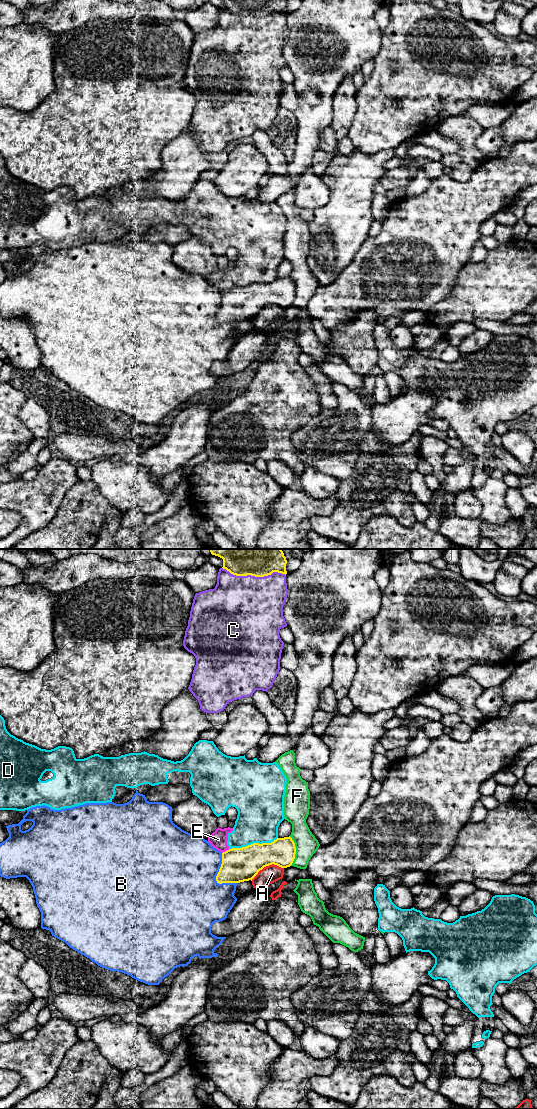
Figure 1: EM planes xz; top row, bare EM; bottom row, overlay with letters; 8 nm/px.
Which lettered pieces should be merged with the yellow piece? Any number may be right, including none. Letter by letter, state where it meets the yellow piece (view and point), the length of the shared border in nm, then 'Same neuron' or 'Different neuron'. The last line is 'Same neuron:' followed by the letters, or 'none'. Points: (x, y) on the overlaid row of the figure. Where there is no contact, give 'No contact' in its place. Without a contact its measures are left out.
A: Touches yellow at xz (266, 865). Shared border 280 nm. Different neuron
B: Touches yellow at xz (216, 877). Shared border 280 nm. Different neuron
C: Touches yellow at xz (254, 575). Shared border 500 nm. Different neuron
D: Touches yellow at xz (253, 843). Shared border 400 nm. Different neuron
E: Touches yellow at xz (225, 851). Shared border 70 nm. Different neuron
F: Touches yellow at xz (295, 851). Shared border 240 nm. Different neuron
Same neuron: none

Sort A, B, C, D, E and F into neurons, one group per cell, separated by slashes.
A / B / C / D E / F

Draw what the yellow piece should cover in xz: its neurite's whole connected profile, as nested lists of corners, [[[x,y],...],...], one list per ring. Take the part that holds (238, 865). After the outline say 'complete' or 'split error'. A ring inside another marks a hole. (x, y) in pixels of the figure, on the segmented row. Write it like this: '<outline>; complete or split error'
[[[277,838],[271,843],[253,843],[242,848],[232,848],[222,853],[222,864],[216,881],[240,883],[249,881],[269,865],[290,867],[295,859],[296,847],[292,838]]]; complete

